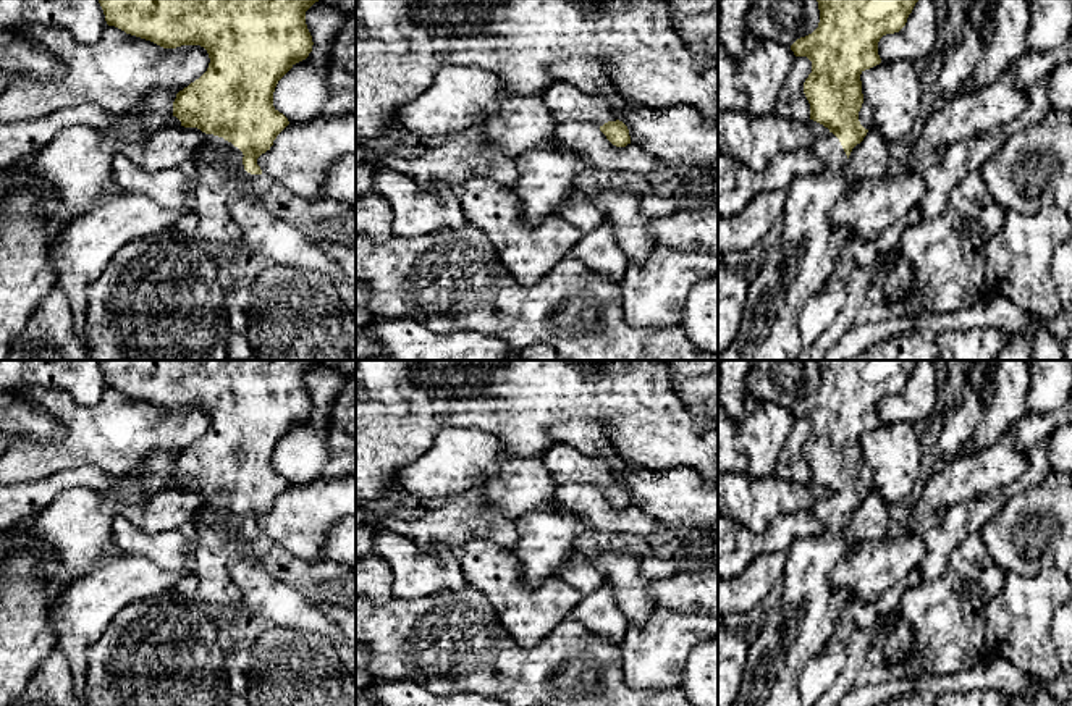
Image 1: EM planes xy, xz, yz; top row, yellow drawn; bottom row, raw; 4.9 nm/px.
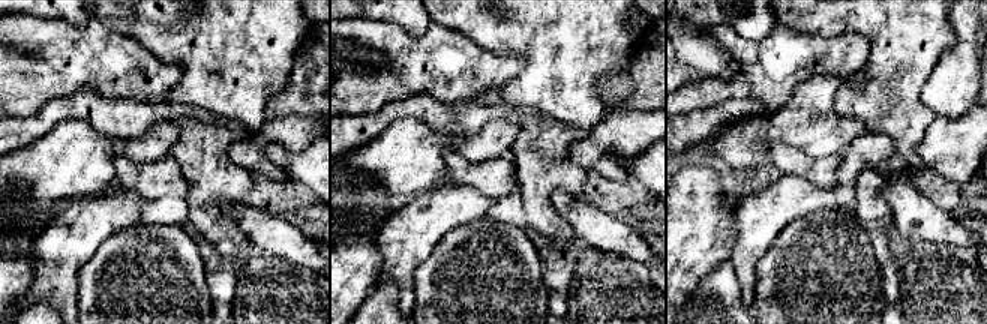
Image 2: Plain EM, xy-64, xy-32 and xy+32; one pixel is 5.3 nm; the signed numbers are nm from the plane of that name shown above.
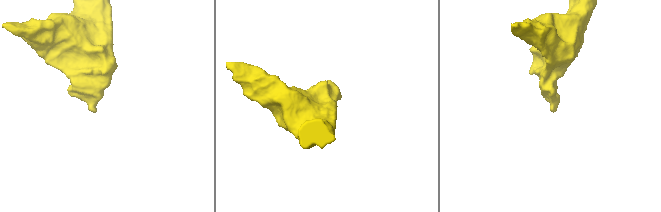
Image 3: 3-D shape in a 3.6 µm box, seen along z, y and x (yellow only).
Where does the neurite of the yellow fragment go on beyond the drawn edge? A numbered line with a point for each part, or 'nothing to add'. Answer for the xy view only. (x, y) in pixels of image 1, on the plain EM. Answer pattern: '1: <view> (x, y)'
1: xy (219, 551)

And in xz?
1: xz (566, 464)

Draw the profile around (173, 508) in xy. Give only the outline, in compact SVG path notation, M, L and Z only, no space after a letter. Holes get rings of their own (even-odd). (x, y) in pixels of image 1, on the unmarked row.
M173 452L152 454L139 470L120 478L116 491L107 498L82 486L60 493L50 506L36 517L32 528L23 533L26 536L24 541L40 546L45 540L55 546L66 565L87 570L116 551L112 538L112 522L116 515L128 519L147 533L184 528L204 506L205 494L197 490L170 486L146 498L139 488L139 481L144 477L171 480L175 460L176 454Z

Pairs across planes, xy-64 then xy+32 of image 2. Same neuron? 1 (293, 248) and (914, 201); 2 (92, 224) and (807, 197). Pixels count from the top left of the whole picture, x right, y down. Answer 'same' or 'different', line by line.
1: same
2: same

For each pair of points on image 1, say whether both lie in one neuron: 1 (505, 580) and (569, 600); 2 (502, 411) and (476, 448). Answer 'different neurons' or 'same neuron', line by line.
1: same neuron
2: different neurons

